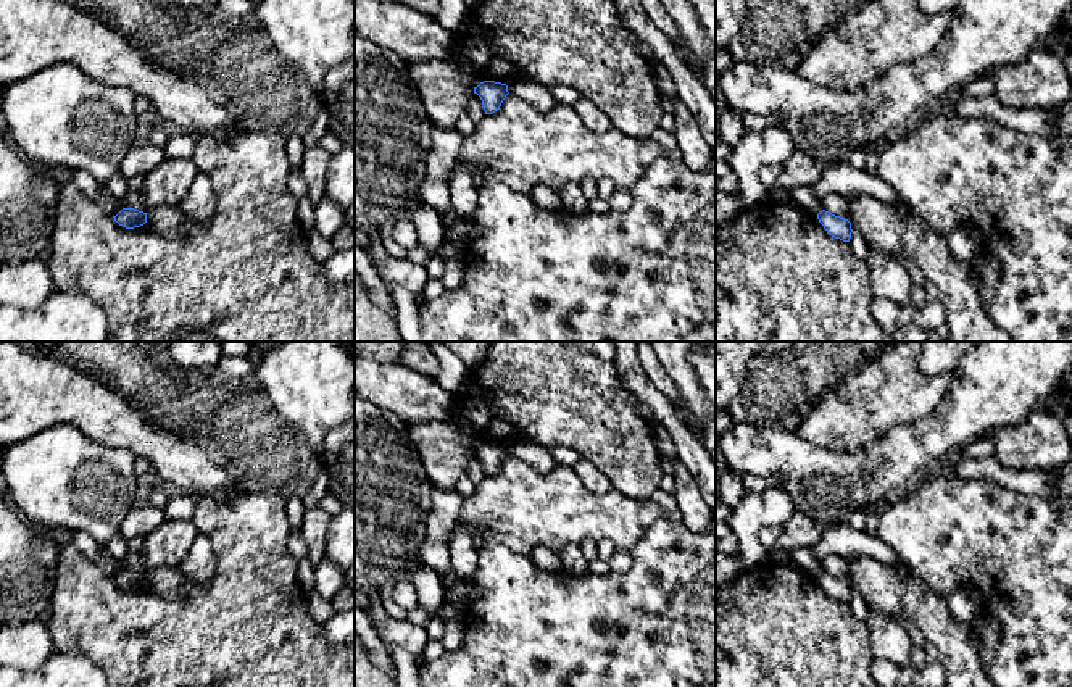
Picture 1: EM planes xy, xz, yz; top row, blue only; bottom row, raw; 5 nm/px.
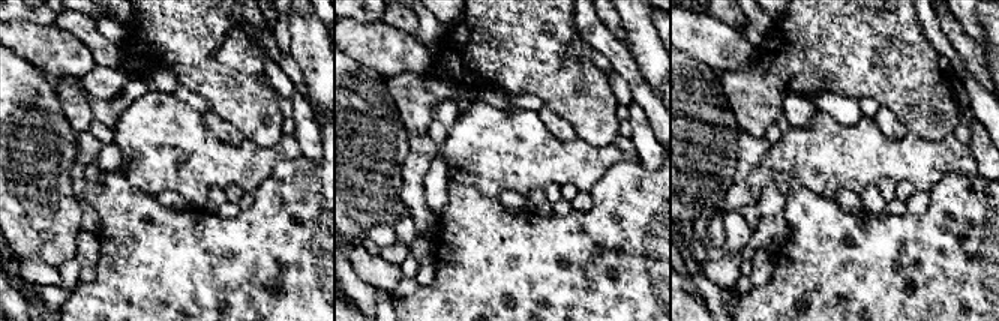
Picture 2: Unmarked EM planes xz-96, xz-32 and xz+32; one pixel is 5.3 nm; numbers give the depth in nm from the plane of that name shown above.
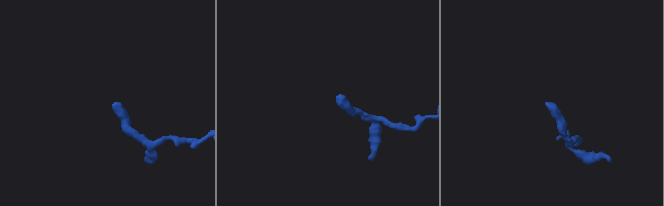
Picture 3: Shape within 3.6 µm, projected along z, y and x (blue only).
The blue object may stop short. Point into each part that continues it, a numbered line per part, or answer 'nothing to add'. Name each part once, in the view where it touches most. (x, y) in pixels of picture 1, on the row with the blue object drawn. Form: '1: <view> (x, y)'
nothing to add

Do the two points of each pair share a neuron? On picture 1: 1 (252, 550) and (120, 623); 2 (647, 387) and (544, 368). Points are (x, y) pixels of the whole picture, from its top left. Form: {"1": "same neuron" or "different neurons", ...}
{"1": "same neuron", "2": "different neurons"}

